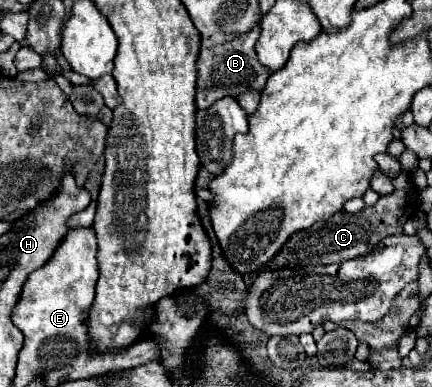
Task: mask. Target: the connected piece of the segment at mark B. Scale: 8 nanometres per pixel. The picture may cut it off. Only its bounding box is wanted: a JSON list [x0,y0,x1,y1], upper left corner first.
[197,22,271,108]

